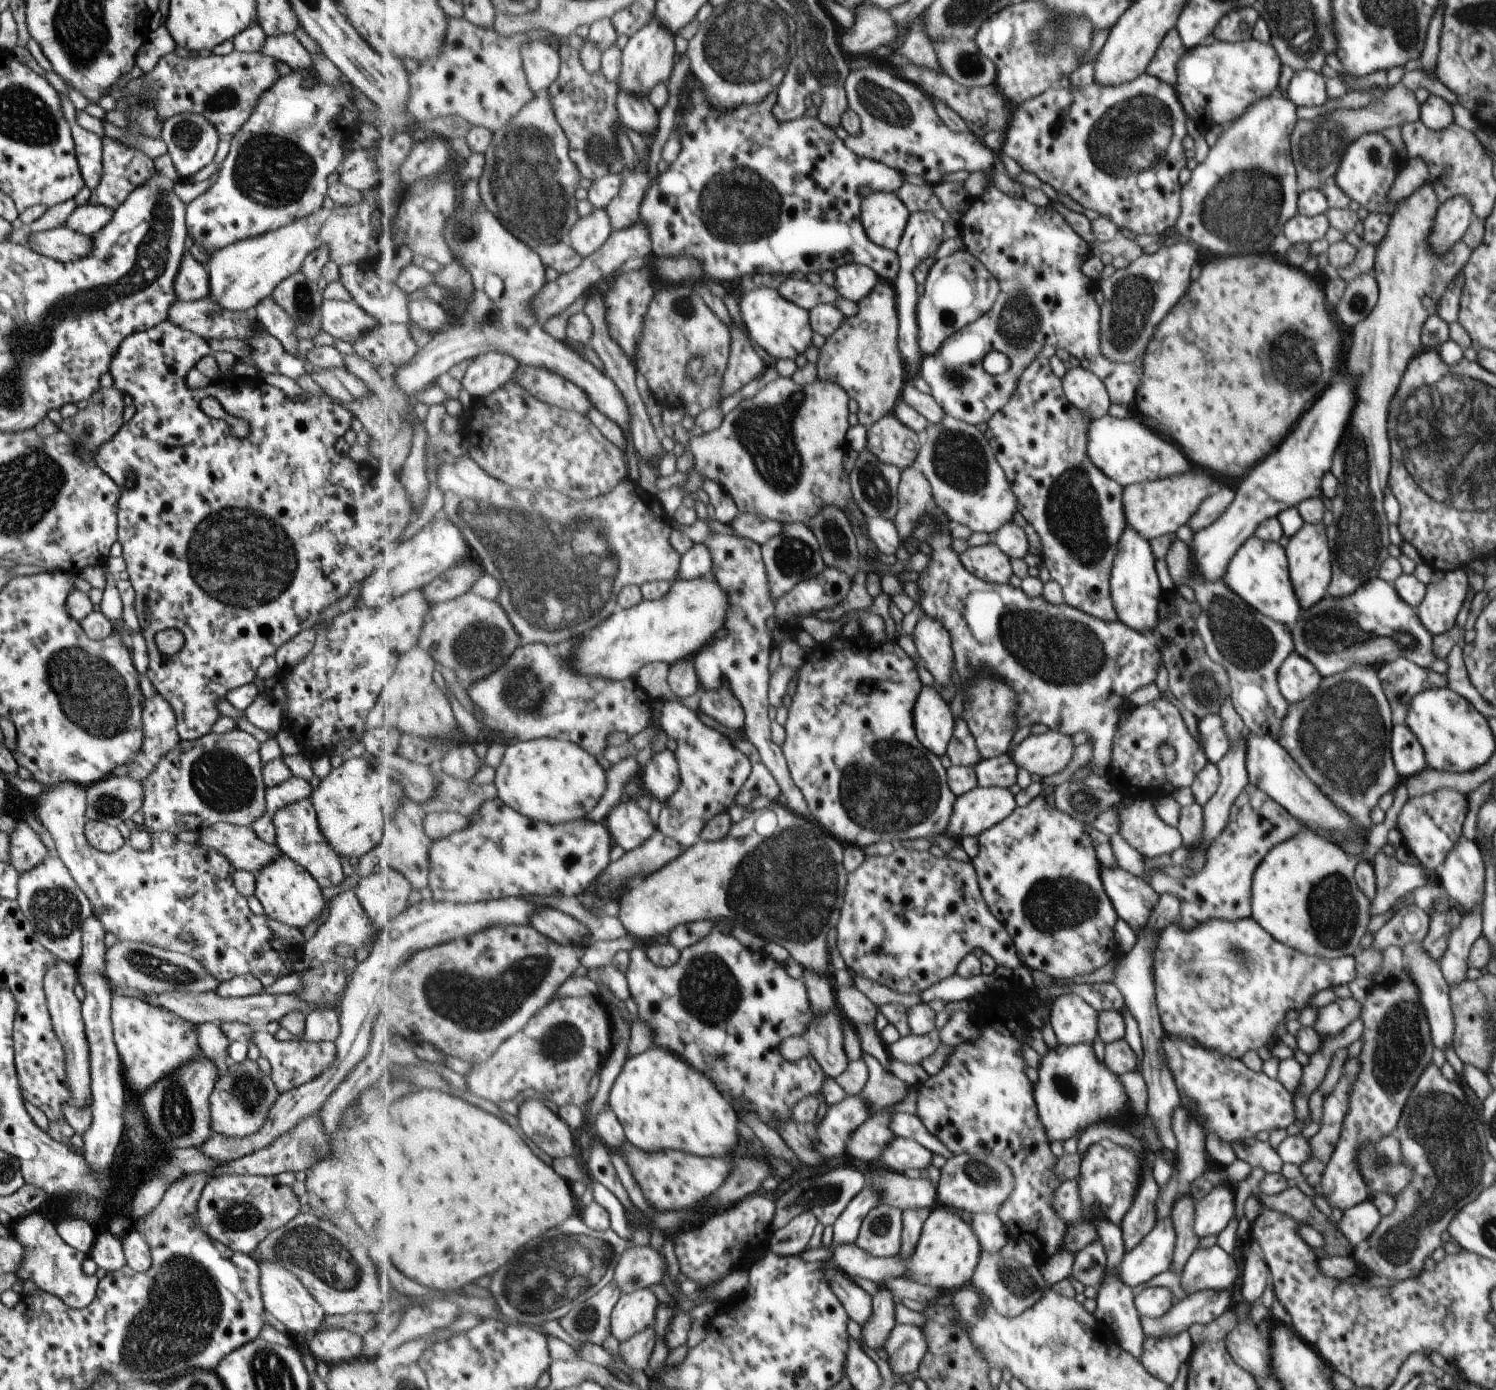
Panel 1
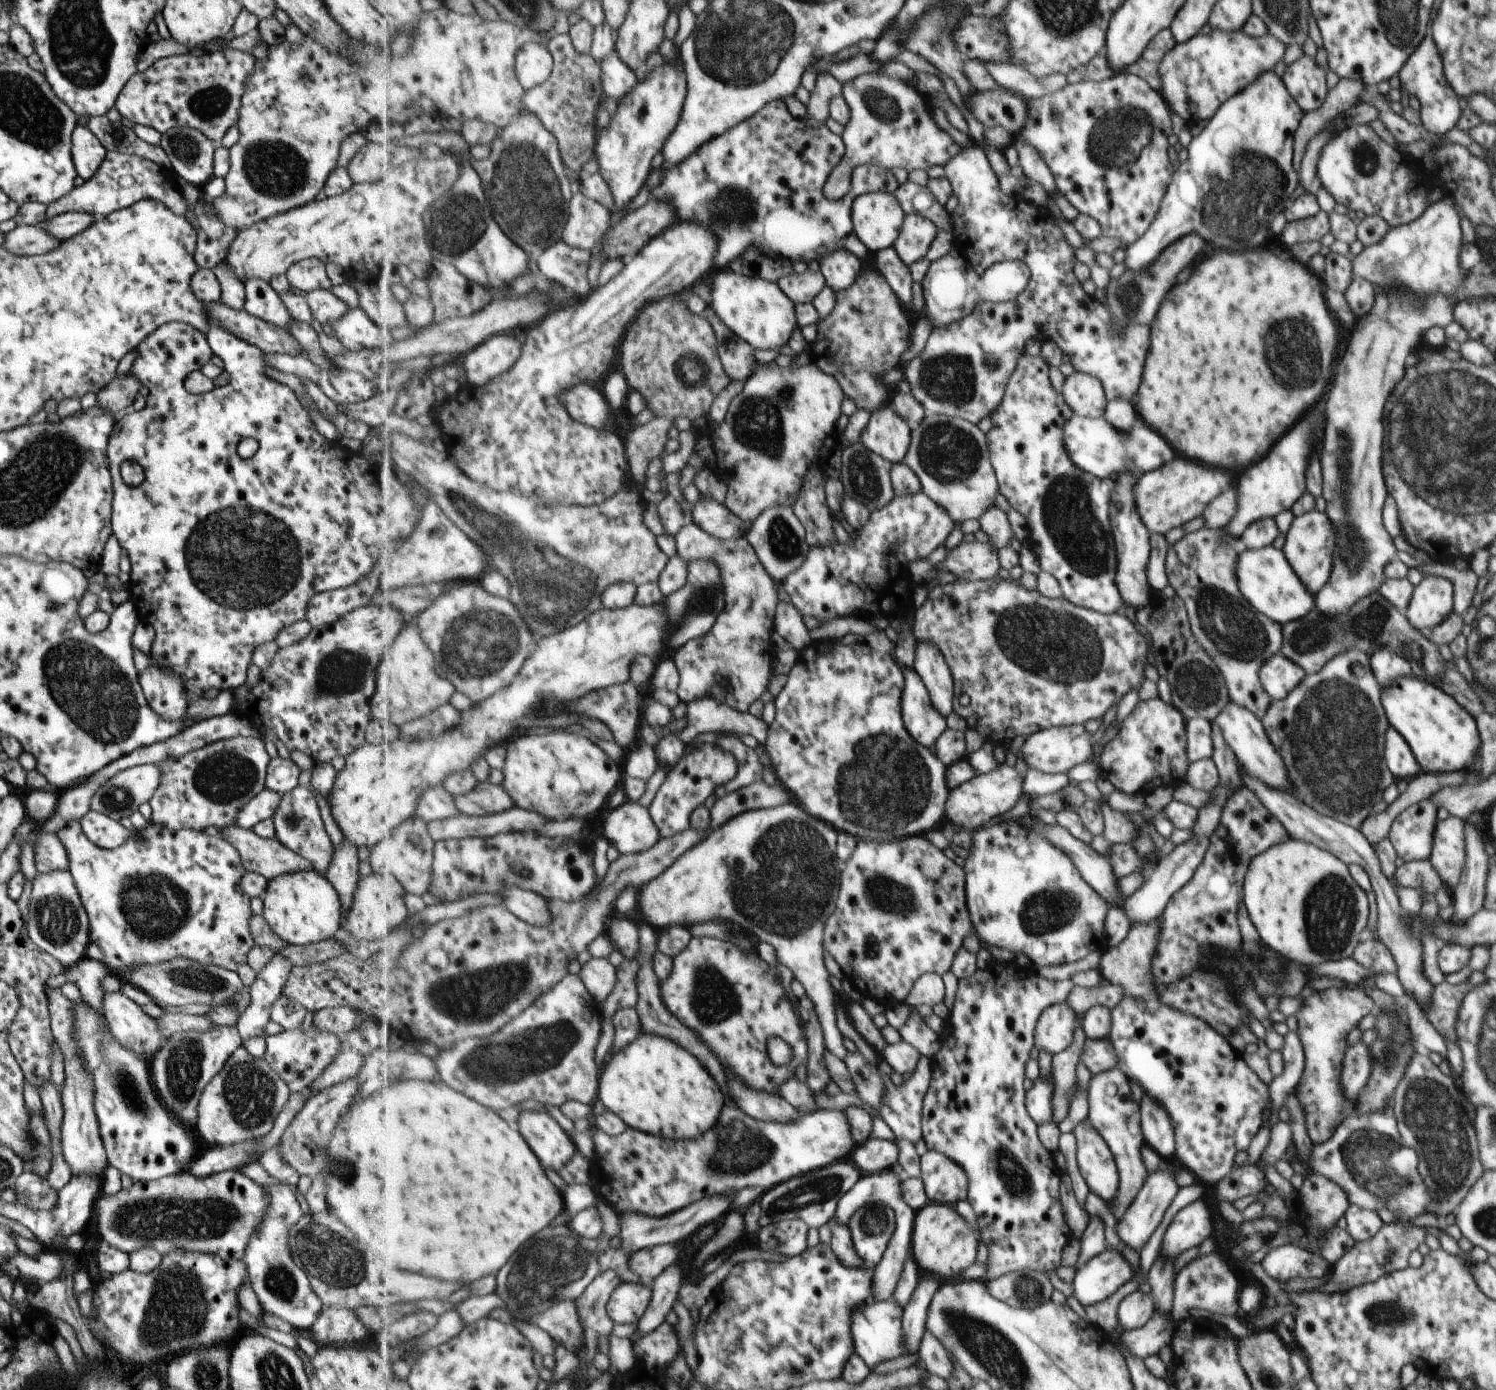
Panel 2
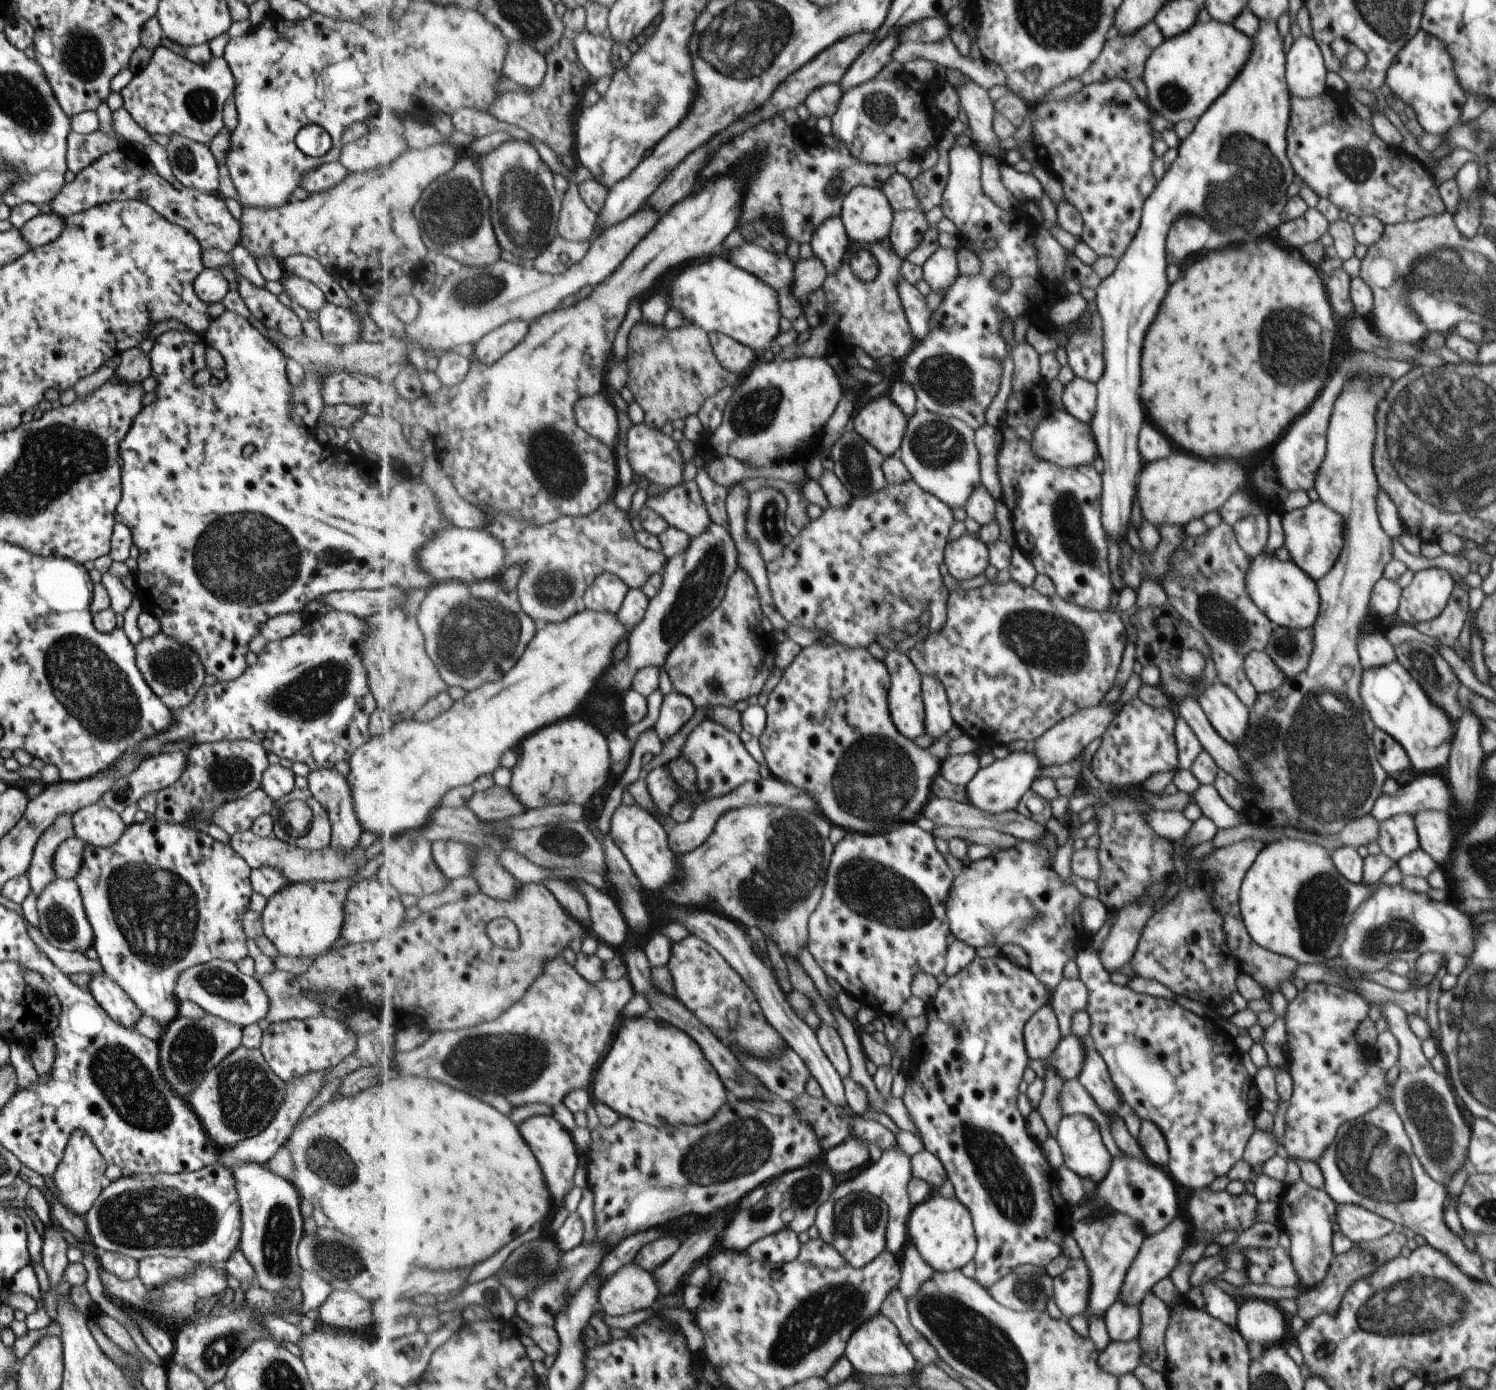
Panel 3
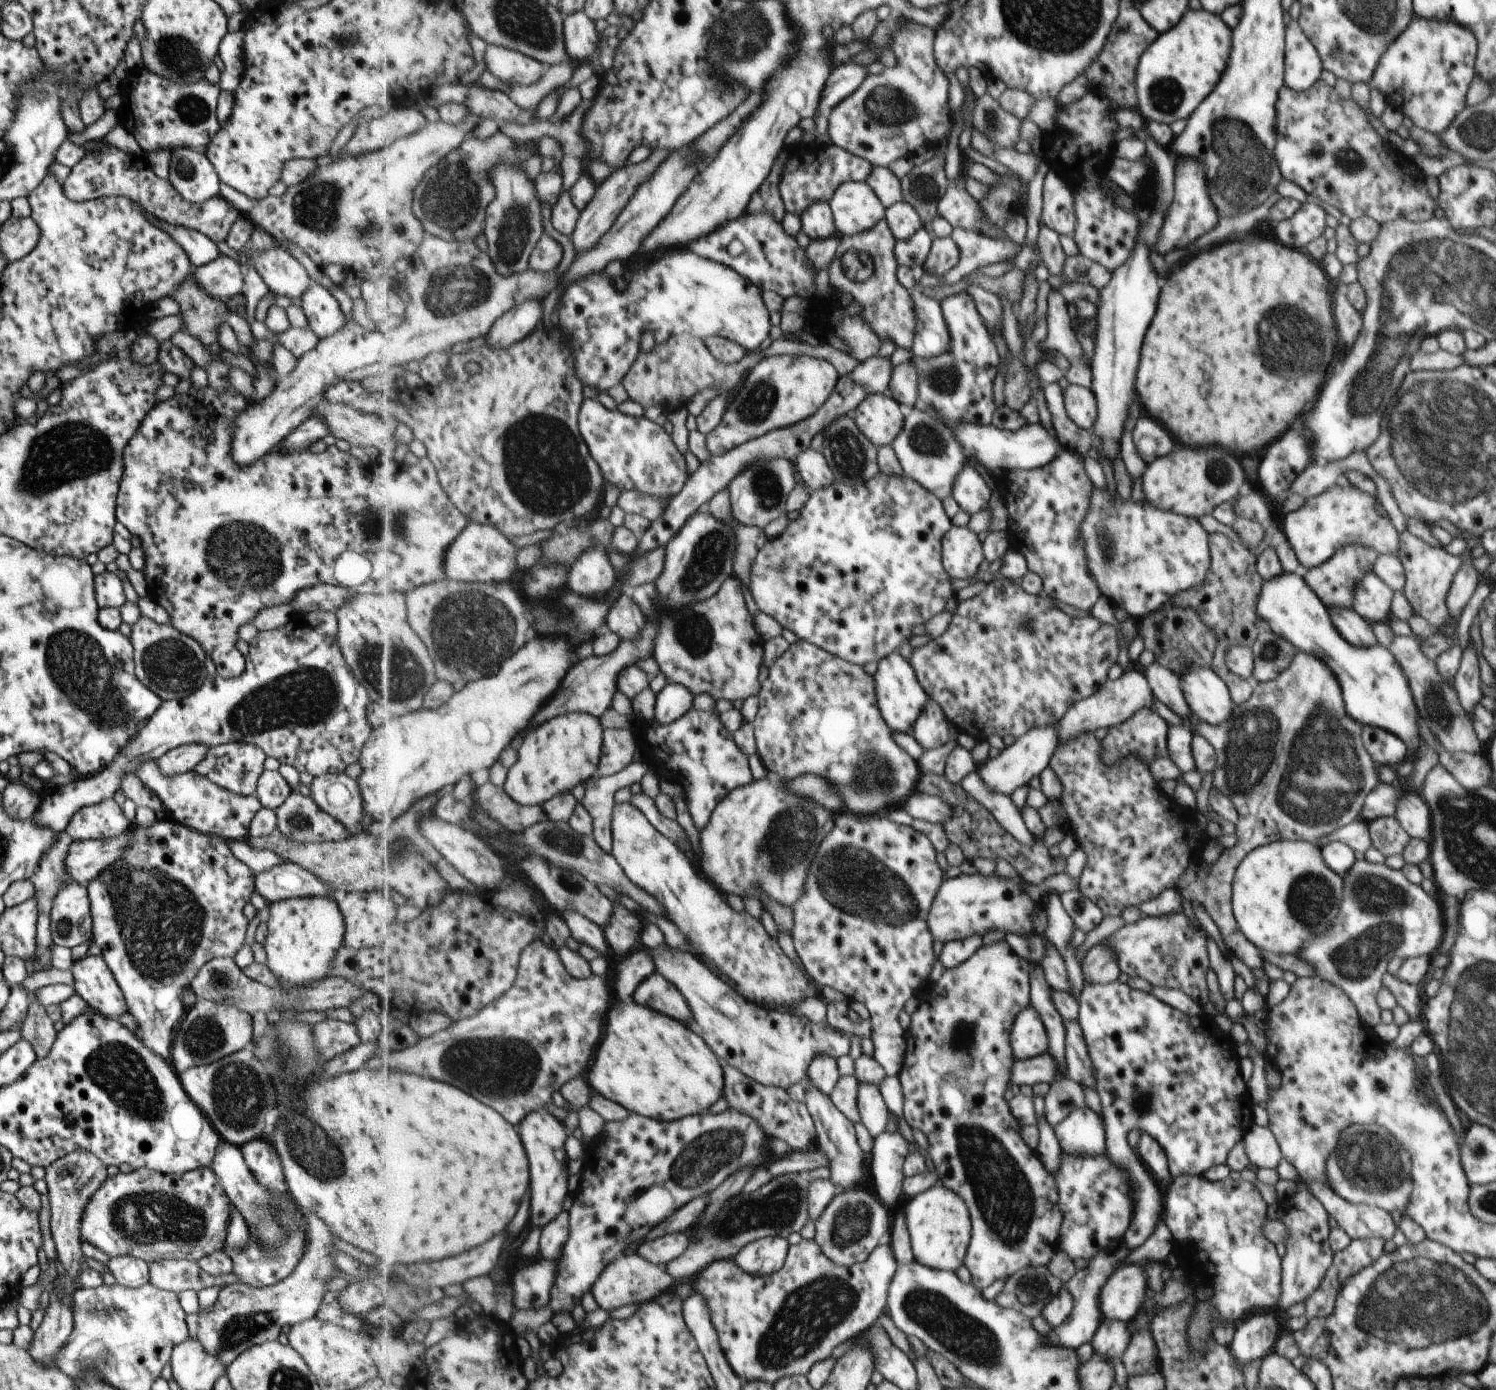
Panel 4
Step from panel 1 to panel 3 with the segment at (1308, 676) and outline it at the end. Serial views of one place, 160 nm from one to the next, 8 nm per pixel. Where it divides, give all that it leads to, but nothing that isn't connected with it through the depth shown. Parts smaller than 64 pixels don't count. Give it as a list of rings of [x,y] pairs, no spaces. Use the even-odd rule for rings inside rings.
[[[1265,651],[1249,653],[1245,658],[1244,666],[1249,682],[1258,693],[1277,691],[1287,678],[1284,672],[1272,661],[1272,658],[1265,654]]]

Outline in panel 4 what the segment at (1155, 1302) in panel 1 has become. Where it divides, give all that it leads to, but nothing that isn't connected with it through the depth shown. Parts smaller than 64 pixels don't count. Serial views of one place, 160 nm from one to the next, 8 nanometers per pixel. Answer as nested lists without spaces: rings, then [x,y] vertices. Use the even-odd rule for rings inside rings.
[[[1102,1319],[1089,1343],[1092,1346],[1093,1354],[1108,1362],[1113,1357],[1123,1356],[1130,1340],[1131,1334],[1128,1331],[1127,1323]]]

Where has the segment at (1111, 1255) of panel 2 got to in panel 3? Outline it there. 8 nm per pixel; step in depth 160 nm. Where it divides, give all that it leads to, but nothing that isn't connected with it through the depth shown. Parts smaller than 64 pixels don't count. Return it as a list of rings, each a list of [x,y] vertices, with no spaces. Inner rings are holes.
[[[1081,1256],[1069,1259],[1064,1272],[1052,1279],[1052,1297],[1063,1318],[1084,1314],[1090,1293],[1089,1269]]]

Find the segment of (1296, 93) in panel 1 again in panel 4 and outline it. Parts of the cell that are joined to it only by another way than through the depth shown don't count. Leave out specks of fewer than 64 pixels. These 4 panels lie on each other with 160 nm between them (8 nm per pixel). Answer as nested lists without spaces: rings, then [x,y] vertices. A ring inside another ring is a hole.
[[[1290,20],[1285,37],[1285,87],[1295,92],[1311,89],[1321,74],[1320,54],[1301,32],[1298,21]]]

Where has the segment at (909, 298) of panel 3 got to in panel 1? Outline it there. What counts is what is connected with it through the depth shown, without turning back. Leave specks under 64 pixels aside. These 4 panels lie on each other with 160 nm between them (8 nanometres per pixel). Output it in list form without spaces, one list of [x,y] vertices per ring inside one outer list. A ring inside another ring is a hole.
[[[690,71],[691,76],[689,76],[689,80],[686,80],[681,88],[681,93],[685,94],[685,98],[689,100],[689,104],[693,106],[693,110],[691,108],[687,108],[685,112],[683,112],[683,116],[678,116],[675,120],[675,124],[679,124],[679,132],[681,132],[681,143],[682,150],[681,154],[677,156],[677,160],[675,160],[674,164],[671,164],[669,169],[662,174],[659,174],[659,177],[656,177],[655,180],[651,181],[649,186],[649,190],[647,190],[647,196],[645,196],[645,200],[643,204],[641,204],[641,216],[640,221],[649,228],[649,234],[651,234],[651,240],[653,240],[653,255],[654,256],[681,256],[681,254],[689,254],[689,256],[693,256],[693,258],[697,258],[699,262],[701,262],[701,266],[703,266],[703,270],[705,270],[706,274],[709,274],[711,278],[715,278],[715,280],[721,280],[721,282],[735,282],[735,280],[739,280],[739,278],[743,278],[743,276],[747,276],[747,274],[757,274],[757,272],[765,274],[793,274],[793,272],[803,272],[803,274],[821,274],[821,272],[827,272],[827,270],[831,270],[835,272],[842,266],[857,263],[862,265],[870,266],[873,270],[877,271],[877,274],[880,278],[884,278],[885,281],[891,282],[895,284],[897,277],[900,276],[900,254],[897,251],[887,250],[885,247],[879,246],[872,238],[865,232],[865,227],[863,226],[863,222],[861,222],[861,204],[863,204],[863,198],[861,197],[861,186],[866,186],[870,192],[897,192],[897,190],[905,183],[903,179],[903,173],[898,170],[895,170],[893,167],[887,166],[884,162],[879,162],[870,158],[863,158],[863,156],[857,156],[853,150],[849,150],[847,146],[845,146],[845,142],[835,134],[834,128],[831,126],[827,126],[824,122],[821,122],[819,116],[817,117],[809,117],[804,116],[800,119],[791,120],[790,122],[781,122],[779,118],[774,114],[774,107],[776,106],[778,100],[778,92],[773,92],[773,94],[769,94],[768,97],[763,98],[763,102],[759,102],[759,104],[751,104],[751,106],[739,106],[739,108],[733,108],[733,110],[715,110],[715,108],[711,108],[711,102],[707,100],[707,94],[705,94],[705,90],[703,90],[703,84],[701,84],[701,80],[697,78],[697,76],[693,76],[693,73]]]

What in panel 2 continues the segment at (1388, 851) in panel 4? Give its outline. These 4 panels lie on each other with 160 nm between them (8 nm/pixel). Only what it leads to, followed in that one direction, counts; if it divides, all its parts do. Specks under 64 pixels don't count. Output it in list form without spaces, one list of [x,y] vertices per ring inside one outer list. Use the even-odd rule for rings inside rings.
[[[1425,798],[1405,808],[1391,822],[1387,840],[1404,863],[1429,859],[1437,806]]]

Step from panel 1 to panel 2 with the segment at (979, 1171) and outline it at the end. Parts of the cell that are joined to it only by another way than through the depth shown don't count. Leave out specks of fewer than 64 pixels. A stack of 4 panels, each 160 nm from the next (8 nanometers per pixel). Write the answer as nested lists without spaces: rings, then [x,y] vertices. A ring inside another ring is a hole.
[[[929,1150],[921,1156],[921,1178],[933,1203],[955,1206],[959,1200],[967,1199],[969,1176],[945,1154]]]

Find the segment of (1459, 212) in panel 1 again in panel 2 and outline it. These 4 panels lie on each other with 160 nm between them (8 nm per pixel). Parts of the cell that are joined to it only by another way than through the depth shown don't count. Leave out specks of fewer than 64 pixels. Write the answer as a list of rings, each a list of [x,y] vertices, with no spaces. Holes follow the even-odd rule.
[[[1444,195],[1416,220],[1390,227],[1378,244],[1364,247],[1360,254],[1350,257],[1353,277],[1365,279],[1379,290],[1417,290],[1421,302],[1433,292],[1455,294],[1470,272],[1463,272],[1461,264],[1457,264],[1459,248],[1462,248],[1461,218],[1453,202],[1451,196]]]

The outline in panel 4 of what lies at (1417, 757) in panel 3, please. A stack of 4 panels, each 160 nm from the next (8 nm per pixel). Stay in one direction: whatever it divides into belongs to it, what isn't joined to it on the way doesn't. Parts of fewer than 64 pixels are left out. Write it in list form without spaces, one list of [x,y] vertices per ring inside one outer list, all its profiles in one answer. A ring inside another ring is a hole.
[[[1283,571],[1273,578],[1263,580],[1256,596],[1256,613],[1264,620],[1267,628],[1287,639],[1297,652],[1314,654],[1332,670],[1341,686],[1344,706],[1349,716],[1363,725],[1390,732],[1407,749],[1417,750],[1422,743],[1417,733],[1419,712],[1407,676],[1397,658],[1379,644],[1356,647],[1341,638],[1329,618],[1326,606],[1304,581],[1301,571]]]

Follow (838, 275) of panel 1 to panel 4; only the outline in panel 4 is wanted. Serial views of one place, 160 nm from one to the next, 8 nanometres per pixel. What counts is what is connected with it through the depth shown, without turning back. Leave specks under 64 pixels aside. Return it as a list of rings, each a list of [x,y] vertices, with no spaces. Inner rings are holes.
[[[818,202],[801,216],[801,230],[813,241],[839,236],[833,209],[829,203]]]

